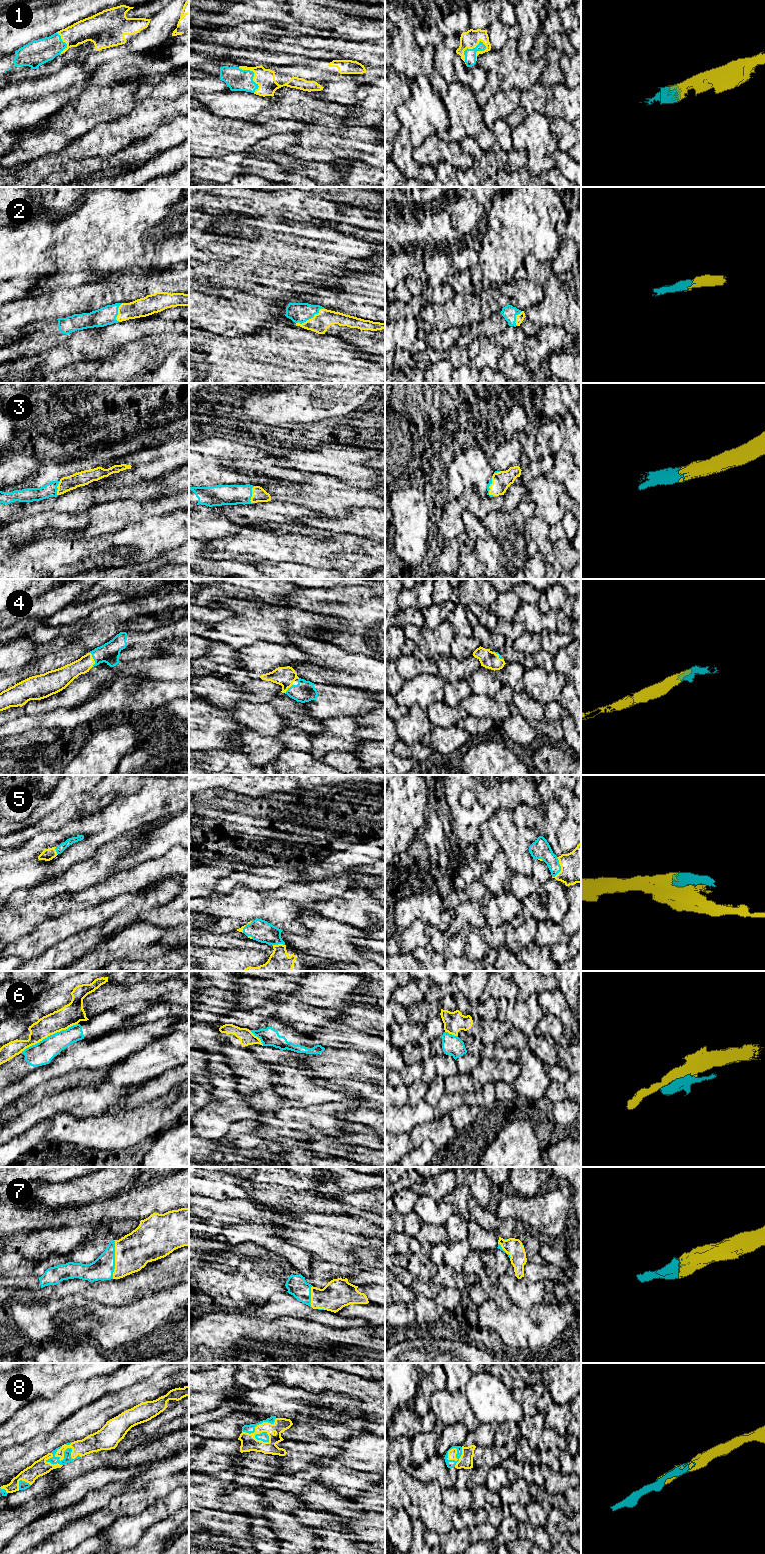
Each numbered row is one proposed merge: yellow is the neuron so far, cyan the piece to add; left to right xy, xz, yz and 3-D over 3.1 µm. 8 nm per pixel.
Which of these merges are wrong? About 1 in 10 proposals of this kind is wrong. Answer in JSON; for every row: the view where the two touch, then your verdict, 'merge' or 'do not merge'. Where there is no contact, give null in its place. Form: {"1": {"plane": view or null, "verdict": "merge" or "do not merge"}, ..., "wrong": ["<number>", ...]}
{"1": {"plane": "yz", "verdict": "merge"}, "2": {"plane": "xz", "verdict": "merge"}, "3": {"plane": "xz", "verdict": "merge"}, "4": {"plane": "xy", "verdict": "merge"}, "5": {"plane": "yz", "verdict": "merge"}, "6": {"plane": "xy", "verdict": "do not merge"}, "7": {"plane": "xy", "verdict": "merge"}, "8": {"plane": "xy", "verdict": "merge"}, "wrong": ["6"]}

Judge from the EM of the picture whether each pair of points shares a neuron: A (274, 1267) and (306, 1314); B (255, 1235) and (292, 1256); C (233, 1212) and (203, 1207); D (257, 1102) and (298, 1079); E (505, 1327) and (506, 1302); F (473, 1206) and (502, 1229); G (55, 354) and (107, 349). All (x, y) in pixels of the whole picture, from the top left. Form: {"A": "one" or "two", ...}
{"A": "two", "B": "one", "C": "one", "D": "two", "E": "two", "F": "one", "G": "one"}

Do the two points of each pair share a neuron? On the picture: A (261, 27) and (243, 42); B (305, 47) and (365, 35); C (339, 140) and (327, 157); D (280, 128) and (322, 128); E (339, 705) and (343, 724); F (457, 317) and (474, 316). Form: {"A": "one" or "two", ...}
{"A": "one", "B": "two", "C": "one", "D": "two", "E": "two", "F": "two"}

